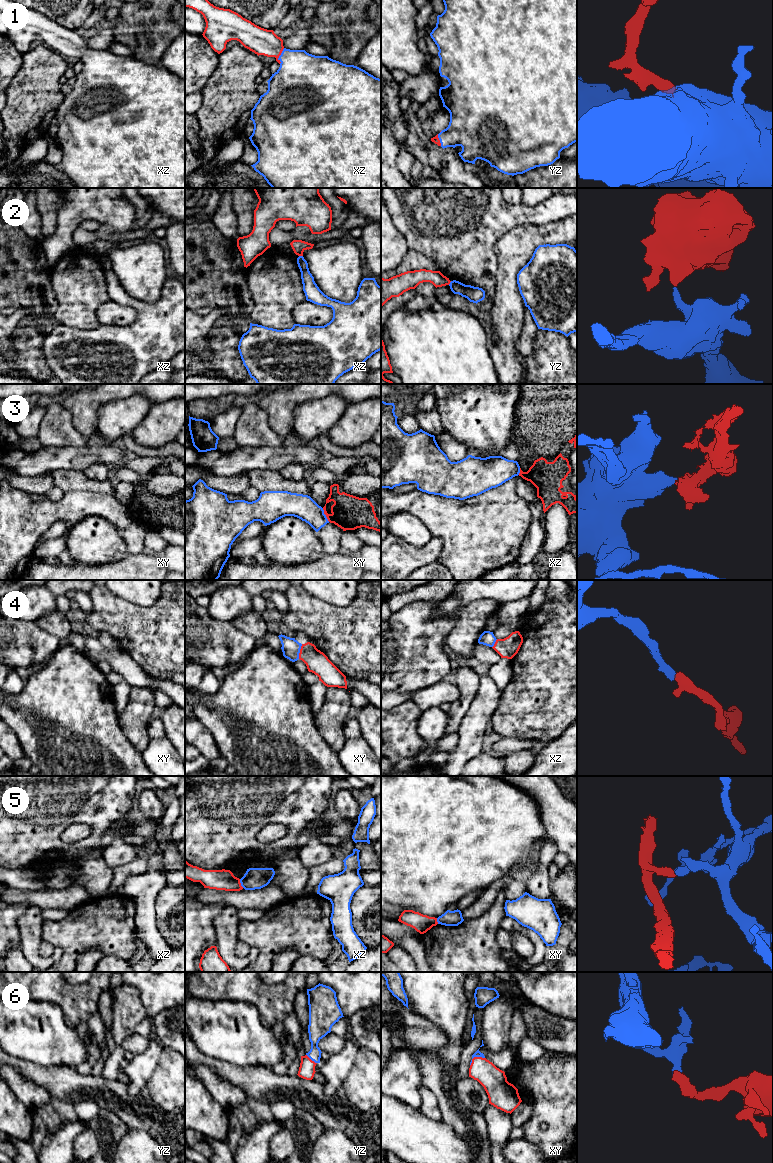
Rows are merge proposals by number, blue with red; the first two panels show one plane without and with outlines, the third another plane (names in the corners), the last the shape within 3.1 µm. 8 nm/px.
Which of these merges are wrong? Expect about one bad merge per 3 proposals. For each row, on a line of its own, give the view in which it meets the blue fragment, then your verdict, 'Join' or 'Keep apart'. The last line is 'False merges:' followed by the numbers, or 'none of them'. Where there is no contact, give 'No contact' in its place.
1: Touches blue in xz. Join
2: Touches blue in xz. Keep apart
3: Touches blue in xy. Keep apart
4: Touches blue in xy. Join
5: Touches blue in xz. Keep apart
6: Touches blue in xy. Join
False merges: 2, 3, 5

